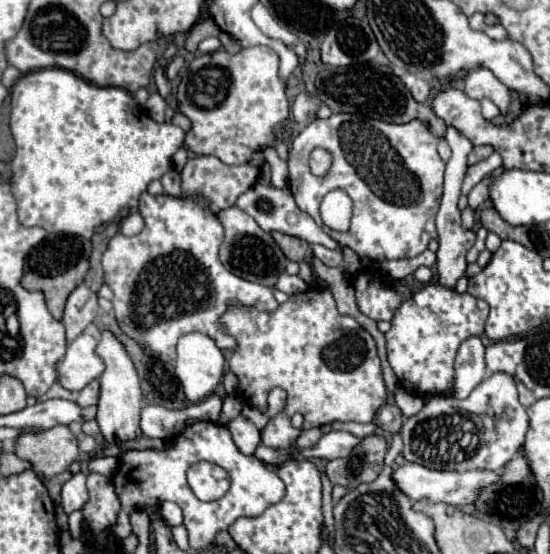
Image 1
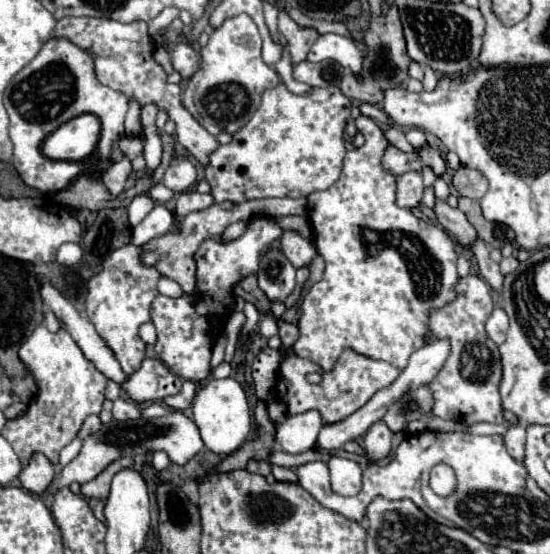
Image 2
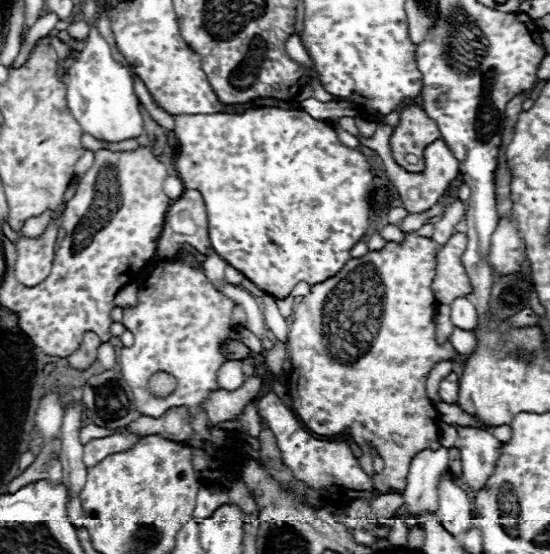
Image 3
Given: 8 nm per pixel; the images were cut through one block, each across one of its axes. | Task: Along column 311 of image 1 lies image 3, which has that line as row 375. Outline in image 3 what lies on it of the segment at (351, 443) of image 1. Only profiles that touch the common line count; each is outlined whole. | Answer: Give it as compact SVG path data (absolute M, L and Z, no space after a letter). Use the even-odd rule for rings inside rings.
M448 374L440 382L440 398L446 404L458 404L458 374Z

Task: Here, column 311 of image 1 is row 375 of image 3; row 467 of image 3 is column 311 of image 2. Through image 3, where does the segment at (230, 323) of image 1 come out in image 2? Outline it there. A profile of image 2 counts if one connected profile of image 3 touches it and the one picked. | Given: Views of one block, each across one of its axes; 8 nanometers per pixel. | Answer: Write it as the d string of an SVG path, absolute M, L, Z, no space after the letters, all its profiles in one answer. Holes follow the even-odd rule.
M350 348L340 354L336 366L330 372L324 372L320 366L316 366L314 362L304 360L300 356L282 356L280 376L276 382L276 398L286 406L288 414L302 414L308 410L318 410L324 424L336 424L336 422L348 418L358 408L362 408L380 388L392 384L398 378L398 374L400 374L400 370L394 368L392 364L368 358ZM308 372L320 372L322 382L308 384L306 382Z

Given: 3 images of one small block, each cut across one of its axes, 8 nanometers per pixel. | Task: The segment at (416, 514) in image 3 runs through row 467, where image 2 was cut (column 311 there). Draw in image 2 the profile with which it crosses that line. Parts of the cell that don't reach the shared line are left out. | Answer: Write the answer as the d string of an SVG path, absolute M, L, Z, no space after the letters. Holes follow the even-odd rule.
M316 410L286 416L284 422L276 424L276 442L290 454L306 452L316 448L316 438L322 428L322 418Z

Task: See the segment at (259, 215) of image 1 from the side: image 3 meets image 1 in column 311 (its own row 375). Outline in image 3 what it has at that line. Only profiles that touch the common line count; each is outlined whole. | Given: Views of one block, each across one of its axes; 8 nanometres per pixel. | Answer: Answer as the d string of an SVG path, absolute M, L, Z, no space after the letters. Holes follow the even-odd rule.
M228 360L218 370L218 388L220 390L234 392L236 388L240 388L244 384L244 380L246 380L246 376L242 374L242 362L238 362L238 360Z

